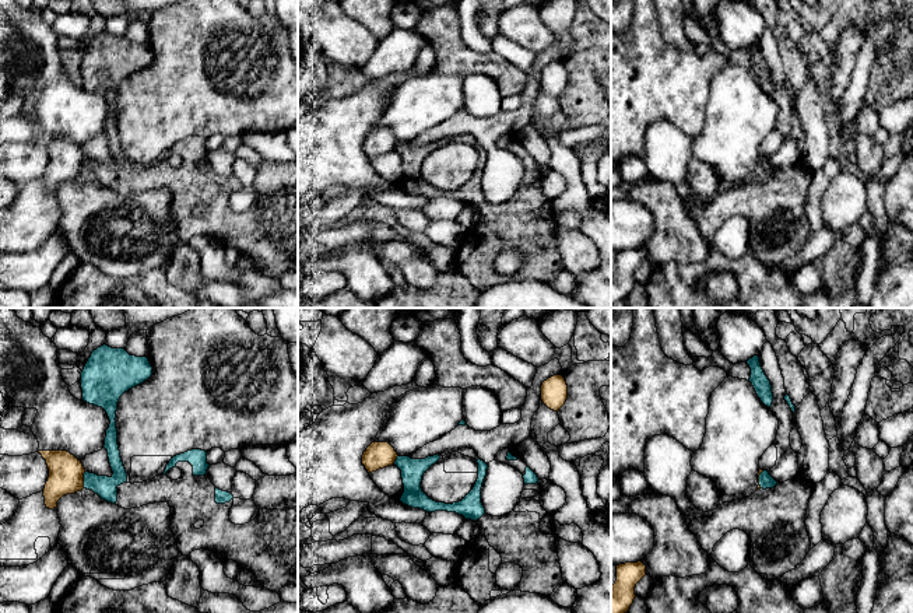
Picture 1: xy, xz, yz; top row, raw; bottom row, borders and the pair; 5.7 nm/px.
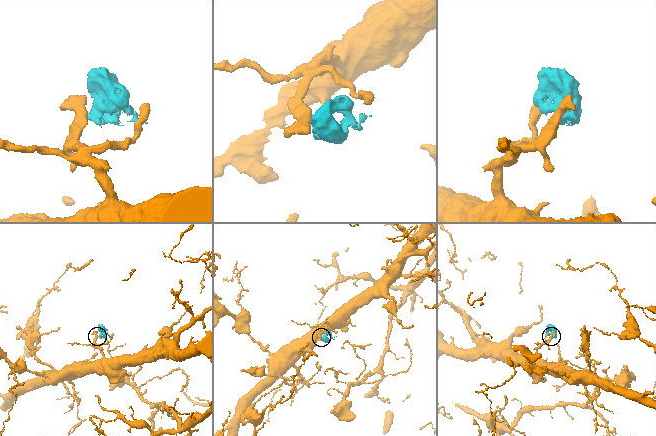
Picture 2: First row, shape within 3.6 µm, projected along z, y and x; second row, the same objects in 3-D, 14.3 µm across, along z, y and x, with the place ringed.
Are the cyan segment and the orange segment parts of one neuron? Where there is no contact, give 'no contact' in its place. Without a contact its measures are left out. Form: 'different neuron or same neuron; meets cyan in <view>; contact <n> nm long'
different neuron; meets cyan in xy; contact 100 nm long

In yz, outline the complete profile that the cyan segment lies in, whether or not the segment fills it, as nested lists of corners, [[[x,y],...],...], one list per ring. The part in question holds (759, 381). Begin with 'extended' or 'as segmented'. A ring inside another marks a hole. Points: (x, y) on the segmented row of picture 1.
as segmented; [[[754,355],[747,361],[747,364],[751,368],[749,382],[752,383],[758,397],[765,406],[770,407],[773,402],[772,385],[761,367],[759,357]]]

